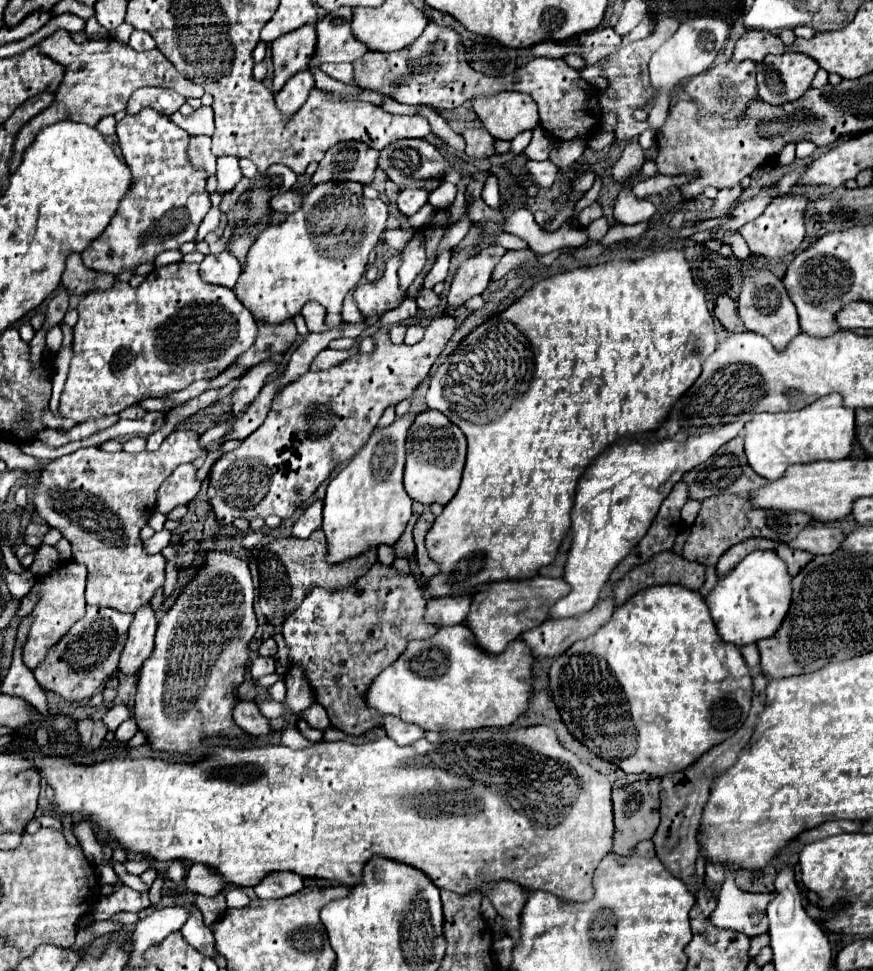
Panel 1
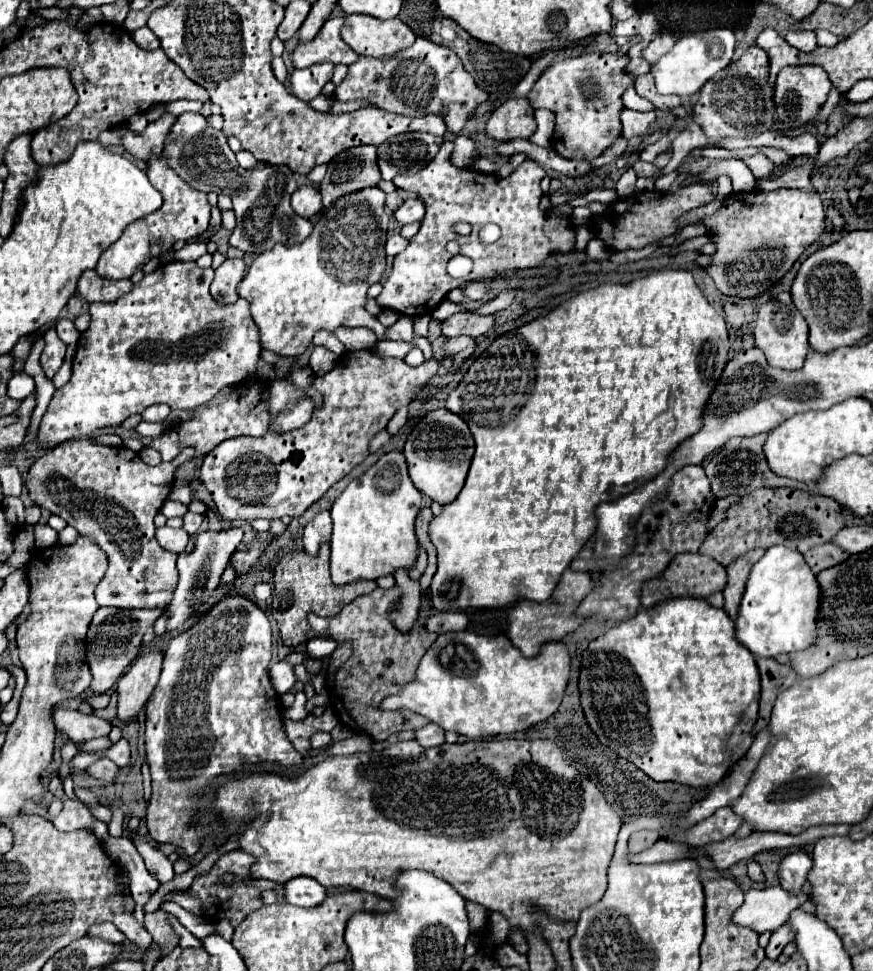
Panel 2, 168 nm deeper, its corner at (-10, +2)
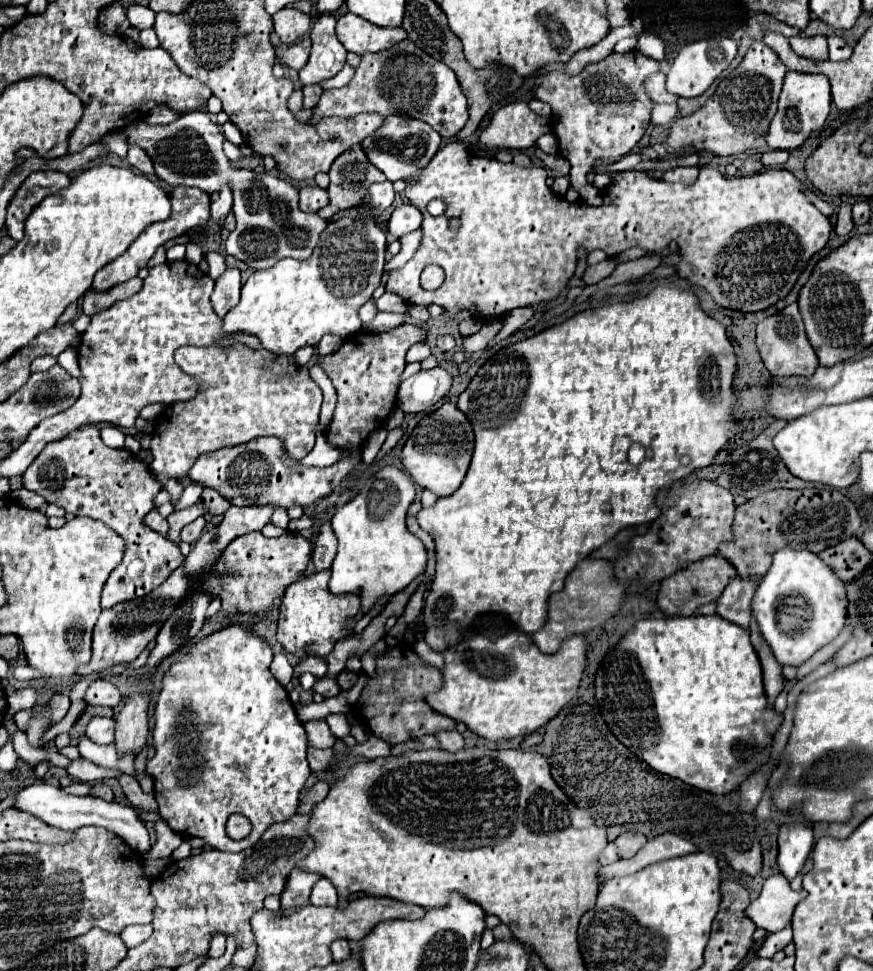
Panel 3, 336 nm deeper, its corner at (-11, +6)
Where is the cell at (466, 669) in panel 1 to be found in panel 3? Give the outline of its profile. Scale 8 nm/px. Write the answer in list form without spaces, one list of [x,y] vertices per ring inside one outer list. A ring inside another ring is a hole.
[[[512,632],[498,640],[470,636],[448,646],[442,656],[444,684],[438,692],[426,694],[430,708],[464,722],[482,738],[500,740],[532,734],[572,700],[586,666],[586,642],[584,636],[572,636],[556,654],[542,654],[524,632]]]

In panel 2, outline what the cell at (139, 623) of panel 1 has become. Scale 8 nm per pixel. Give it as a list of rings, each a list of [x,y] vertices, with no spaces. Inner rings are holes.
[[[145,646],[141,650],[143,654],[117,682],[117,718],[121,722],[131,722],[141,712],[161,674],[163,654],[151,646]]]

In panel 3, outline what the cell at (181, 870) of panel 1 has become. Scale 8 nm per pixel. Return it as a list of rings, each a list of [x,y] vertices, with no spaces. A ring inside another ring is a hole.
[[[234,624],[234,626],[226,626],[226,628],[218,630],[218,632],[202,638],[200,642],[192,644],[190,650],[186,654],[180,654],[178,662],[174,662],[168,668],[168,672],[164,674],[164,678],[162,678],[162,692],[160,692],[156,708],[154,708],[154,722],[156,724],[154,724],[154,730],[152,730],[152,744],[154,744],[156,754],[154,754],[152,760],[148,760],[146,772],[150,776],[154,776],[154,796],[156,796],[156,802],[158,802],[158,812],[160,812],[162,820],[166,820],[166,824],[176,834],[202,838],[204,844],[208,844],[208,846],[212,846],[216,850],[240,852],[240,850],[246,850],[248,846],[254,846],[268,826],[272,826],[274,822],[284,822],[284,820],[288,820],[296,812],[298,794],[300,794],[300,790],[302,790],[302,786],[304,786],[304,782],[306,782],[306,778],[310,774],[310,766],[308,766],[308,760],[306,760],[308,740],[306,740],[304,726],[298,720],[286,690],[278,684],[278,680],[270,672],[272,658],[274,658],[274,652],[272,652],[270,642],[266,638],[254,636],[246,626]],[[234,812],[246,816],[250,820],[250,824],[252,824],[252,830],[250,830],[250,834],[244,840],[232,840],[226,834],[226,820]]]

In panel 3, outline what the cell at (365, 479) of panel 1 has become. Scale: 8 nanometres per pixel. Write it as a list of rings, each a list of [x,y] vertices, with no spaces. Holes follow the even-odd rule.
[[[384,466],[366,480],[364,488],[350,502],[336,508],[336,514],[332,518],[332,528],[338,536],[338,554],[332,562],[332,578],[330,578],[330,590],[334,594],[358,592],[362,596],[362,608],[364,612],[368,612],[376,600],[386,600],[388,596],[404,590],[418,574],[426,570],[426,548],[406,528],[406,512],[414,502],[414,496],[416,488],[414,482],[410,480],[410,474],[396,466]]]

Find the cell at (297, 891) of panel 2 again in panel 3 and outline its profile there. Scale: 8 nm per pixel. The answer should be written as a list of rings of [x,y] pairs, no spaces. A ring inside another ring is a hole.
[[[320,878],[320,880],[312,886],[310,904],[314,904],[314,906],[336,906],[336,904],[338,904],[336,888],[334,888],[326,878]]]

